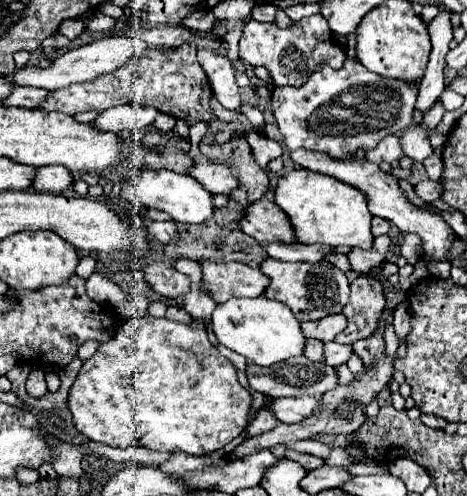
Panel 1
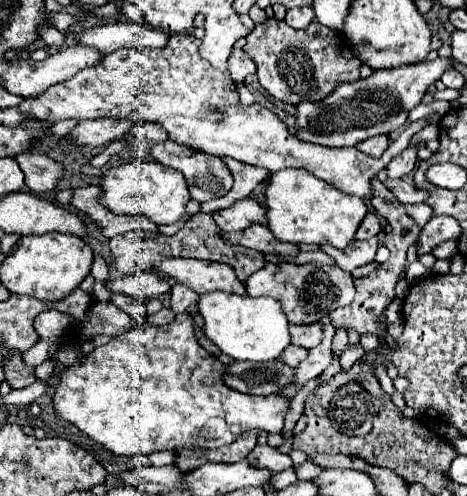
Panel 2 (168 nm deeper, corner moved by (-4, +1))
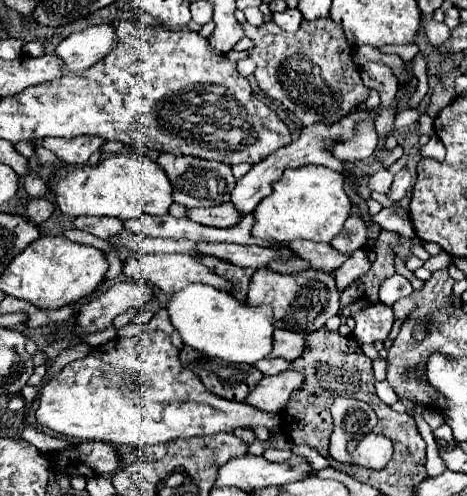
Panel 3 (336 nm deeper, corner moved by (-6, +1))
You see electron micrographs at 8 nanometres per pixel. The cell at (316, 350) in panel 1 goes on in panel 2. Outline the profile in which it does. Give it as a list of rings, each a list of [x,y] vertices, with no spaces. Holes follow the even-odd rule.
[[[288,346],[288,348],[282,352],[282,358],[278,358],[278,362],[286,362],[286,366],[296,368],[296,366],[306,358],[306,356],[308,356],[308,350],[306,350],[306,348]]]

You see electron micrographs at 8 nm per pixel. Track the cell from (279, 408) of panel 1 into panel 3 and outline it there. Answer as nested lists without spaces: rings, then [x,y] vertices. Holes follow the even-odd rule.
[[[150,330],[142,336],[120,338],[106,342],[104,346],[92,348],[90,354],[82,360],[74,360],[66,364],[40,392],[40,402],[36,410],[36,418],[42,426],[66,434],[80,440],[92,442],[108,442],[112,446],[146,446],[146,444],[168,444],[176,438],[192,438],[192,436],[210,436],[210,434],[232,434],[236,428],[258,428],[264,426],[272,432],[280,432],[282,418],[280,414],[264,412],[246,402],[226,400],[202,384],[192,370],[188,370],[180,360],[180,350],[172,344],[170,336],[162,330]]]

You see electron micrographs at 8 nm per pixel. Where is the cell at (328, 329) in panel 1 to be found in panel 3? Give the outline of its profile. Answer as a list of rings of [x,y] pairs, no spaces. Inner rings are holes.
[[[276,330],[272,356],[296,360],[304,352],[304,342],[306,342],[304,334],[298,334],[298,332],[292,332],[292,330]]]

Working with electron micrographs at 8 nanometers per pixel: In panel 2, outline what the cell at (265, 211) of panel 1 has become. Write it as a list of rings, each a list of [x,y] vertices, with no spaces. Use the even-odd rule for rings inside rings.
[[[250,196],[244,198],[244,200],[234,202],[230,208],[212,212],[212,218],[216,220],[216,224],[222,230],[228,230],[228,232],[244,230],[244,228],[252,226],[254,222],[260,222],[260,224],[268,226],[268,222],[266,222],[266,210],[256,200],[252,200]]]

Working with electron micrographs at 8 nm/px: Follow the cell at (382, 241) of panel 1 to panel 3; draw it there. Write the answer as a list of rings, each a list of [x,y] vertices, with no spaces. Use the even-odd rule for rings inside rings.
[[[292,240],[288,244],[302,260],[306,260],[312,268],[320,268],[326,272],[334,272],[338,266],[342,266],[350,254],[342,254],[334,250],[332,244],[326,242],[310,242],[310,240]]]

